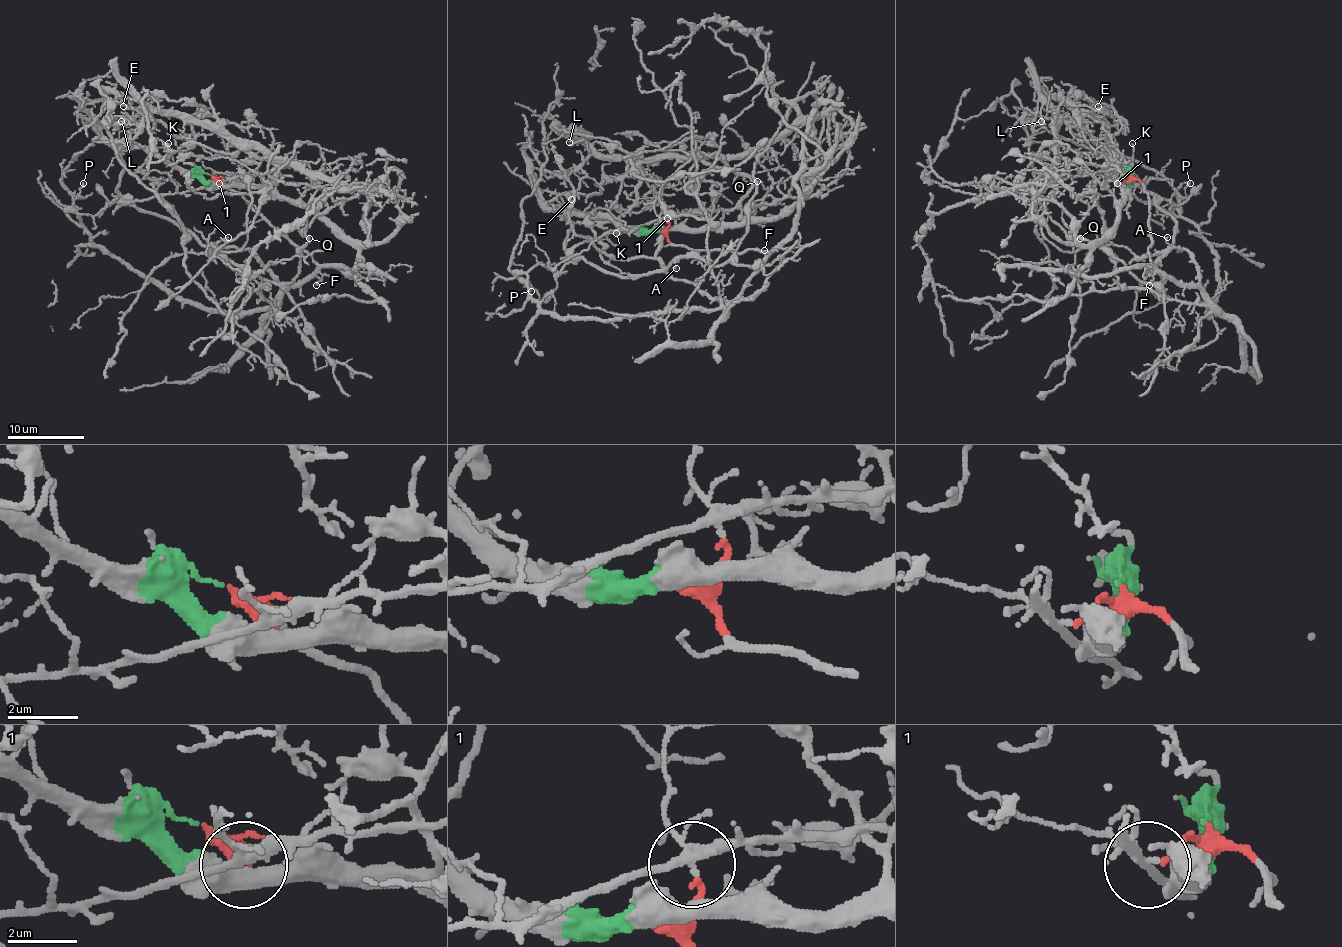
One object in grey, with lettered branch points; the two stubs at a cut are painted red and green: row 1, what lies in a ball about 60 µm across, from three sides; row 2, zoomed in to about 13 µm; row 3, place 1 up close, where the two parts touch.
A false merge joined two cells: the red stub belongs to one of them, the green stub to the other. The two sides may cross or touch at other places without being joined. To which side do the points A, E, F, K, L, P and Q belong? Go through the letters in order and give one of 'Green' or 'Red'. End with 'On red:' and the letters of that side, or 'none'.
A: Red
E: Green
F: Red
K: Green
L: Green
P: Red
Q: Green
On red: A, F, P

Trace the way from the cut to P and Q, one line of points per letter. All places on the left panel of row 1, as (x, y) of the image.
P: (211, 174), (316, 266), (268, 306), (197, 308), (105, 254), (76, 214), (84, 183)
Q: (209, 174), (211, 187), (297, 162), (251, 149), (268, 149), (340, 185), (309, 204), (309, 239)

